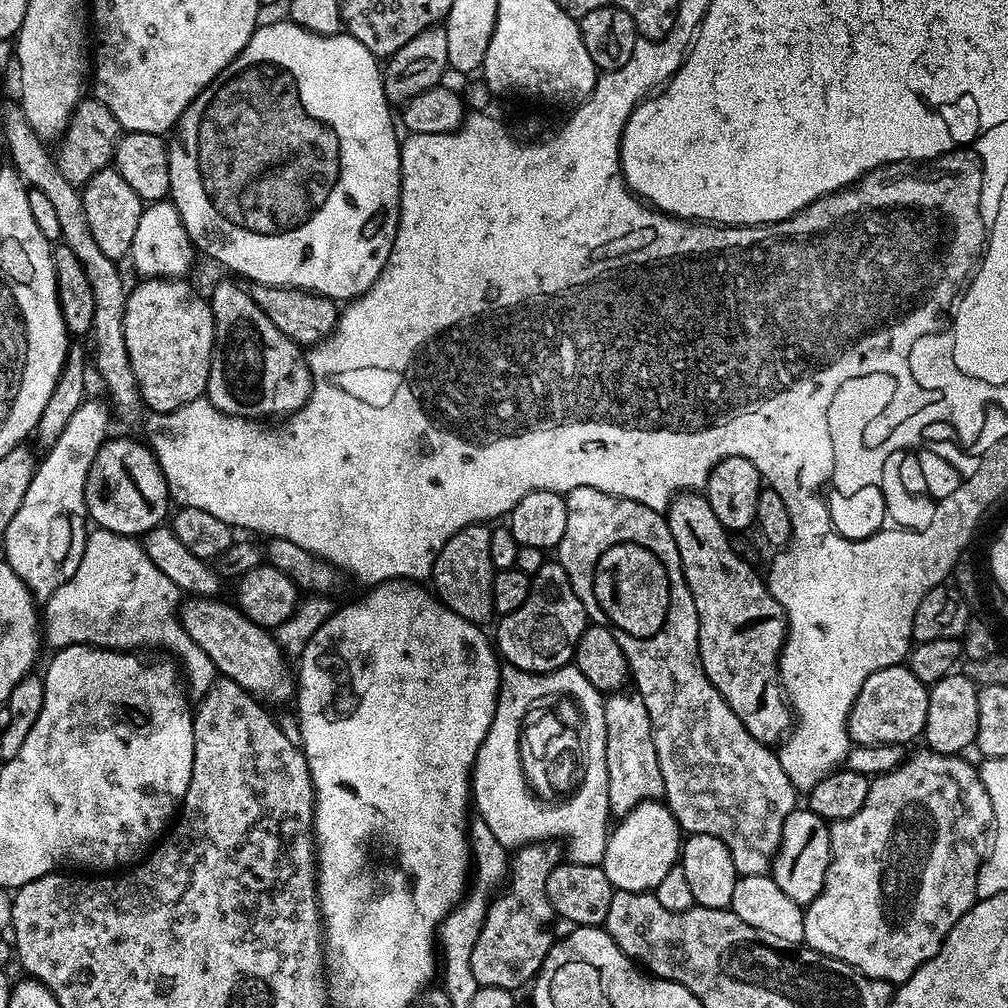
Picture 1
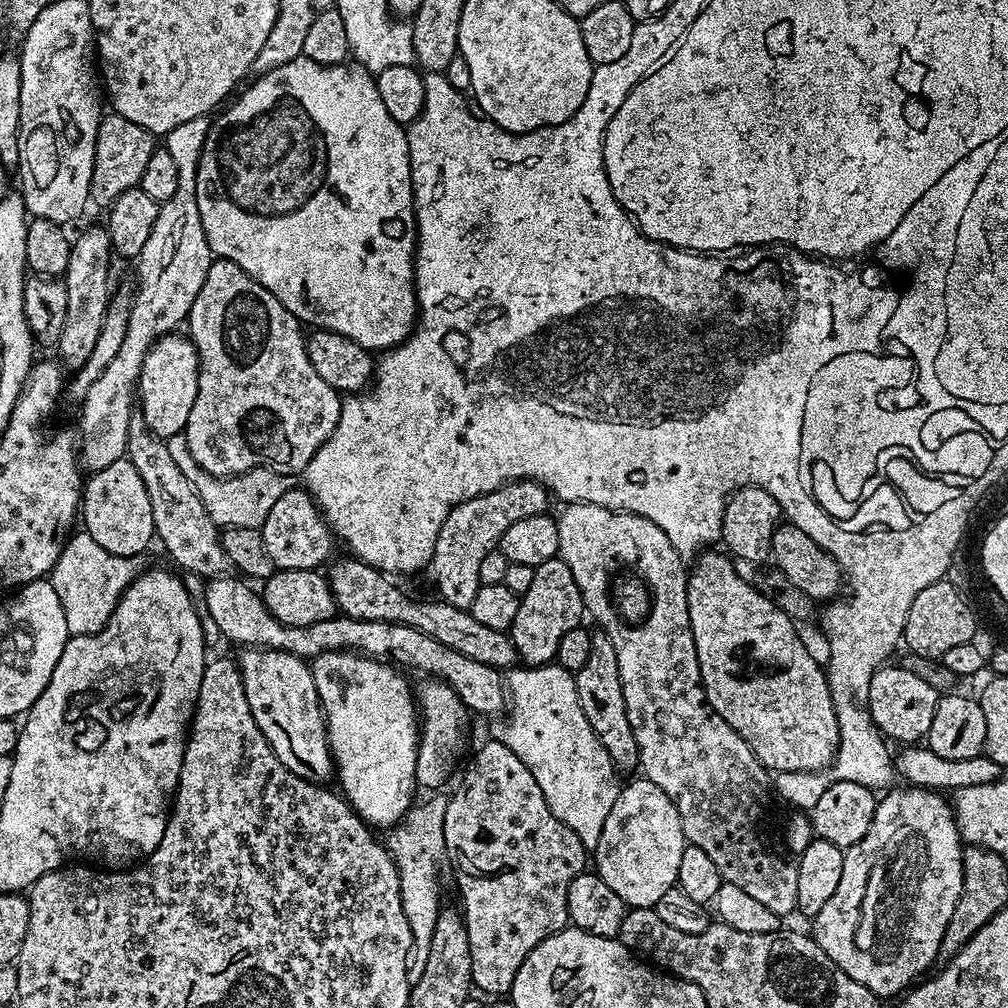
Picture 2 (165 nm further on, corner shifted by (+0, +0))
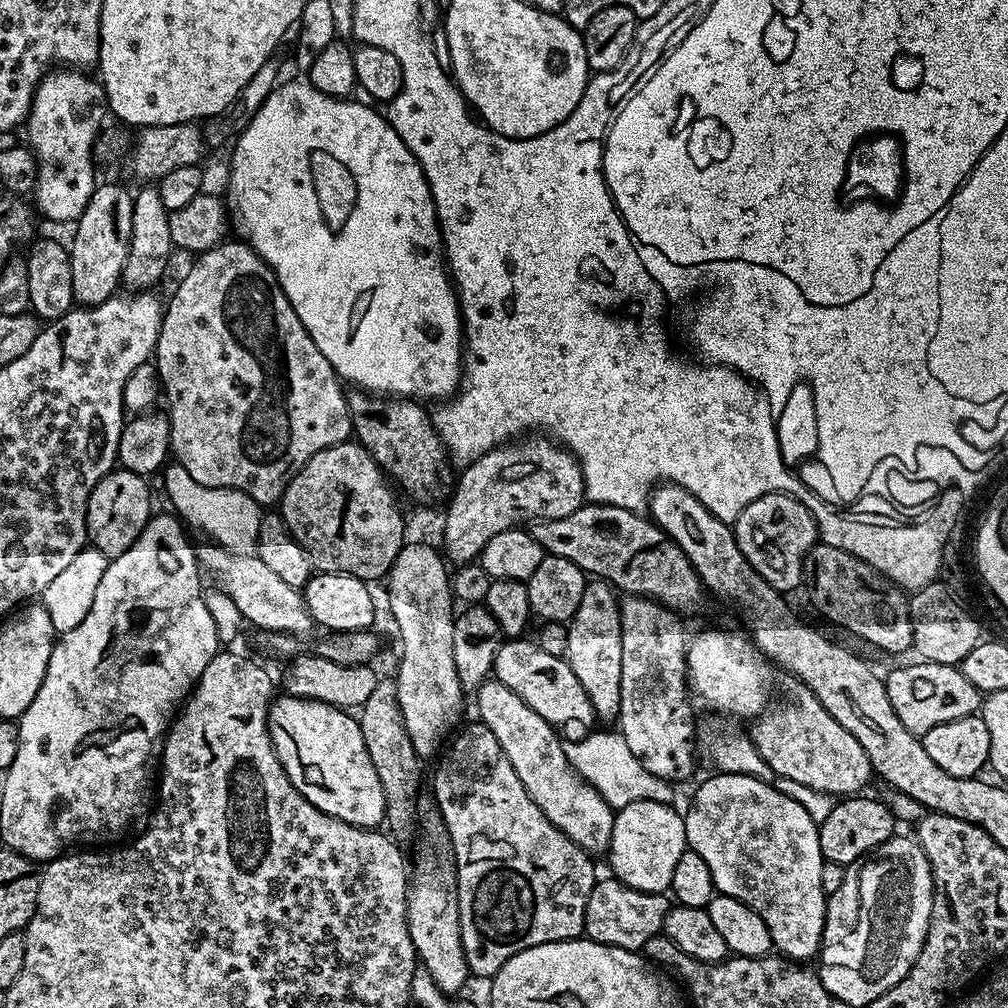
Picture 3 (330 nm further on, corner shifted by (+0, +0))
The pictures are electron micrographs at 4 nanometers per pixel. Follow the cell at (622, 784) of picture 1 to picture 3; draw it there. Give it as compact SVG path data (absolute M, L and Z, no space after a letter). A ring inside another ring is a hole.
M603 578L593 579L584 585L582 602L578 602L578 610L572 615L568 624L566 659L570 670L574 670L578 682L582 682L582 690L586 690L586 698L590 698L590 706L594 706L597 721L615 721L620 715L622 702L620 600L617 589Z

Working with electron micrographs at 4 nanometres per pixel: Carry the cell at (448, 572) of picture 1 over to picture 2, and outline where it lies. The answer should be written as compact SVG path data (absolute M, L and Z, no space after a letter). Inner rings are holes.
M514 480L503 484L498 490L484 492L478 498L470 498L454 506L454 510L446 514L442 530L438 530L430 561L432 580L440 591L437 592L439 599L450 602L450 606L471 609L481 585L482 558L486 558L486 554L499 545L500 539L514 522L545 515L549 511L548 500L548 489L537 480Z

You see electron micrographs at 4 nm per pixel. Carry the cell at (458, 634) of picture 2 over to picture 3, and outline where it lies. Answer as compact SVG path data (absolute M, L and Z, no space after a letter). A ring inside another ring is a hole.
M505 639L498 654L494 654L491 675L502 682L502 686L510 686L534 714L542 714L546 722L559 726L558 731L565 741L585 740L593 735L595 728L592 727L597 727L598 721L594 706L590 706L590 698L586 698L586 690L582 690L582 682L578 682L565 657L546 654L539 642L528 639Z

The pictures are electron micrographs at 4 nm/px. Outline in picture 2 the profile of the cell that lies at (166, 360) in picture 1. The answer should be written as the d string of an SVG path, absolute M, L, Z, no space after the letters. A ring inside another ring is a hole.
M165 334L152 343L140 367L138 404L153 436L167 438L183 433L190 418L190 406L198 398L199 373L200 355L187 335Z

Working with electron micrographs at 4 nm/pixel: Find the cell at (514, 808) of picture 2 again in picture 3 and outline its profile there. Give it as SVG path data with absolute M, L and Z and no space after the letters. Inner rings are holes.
M479 722L466 724L451 737L450 743L447 745L448 753L444 752L439 757L441 760L440 765L436 768L436 777L432 780L432 792L436 795L436 804L440 807L441 818L444 819L442 828L448 834L448 844L456 865L456 897L460 911L460 933L462 934L462 950L466 954L468 970L473 977L491 978L498 970L502 970L506 961L514 958L514 954L518 954L522 950L530 950L530 946L542 946L546 942L577 939L584 931L586 902L590 890L596 885L598 873L592 869L592 864L588 861L591 860L589 853L583 852L578 845L570 842L570 838L566 838L566 834L562 834L562 830L554 827L550 818L546 818L546 814L542 814L542 810L538 810L538 806L532 801L530 794L526 794L526 786L522 786L522 782L518 782L518 774L514 774L514 766L510 766L510 758L506 758L506 754L502 754L502 746L498 746L498 738L494 738L494 734L490 734L490 730L485 724Z

